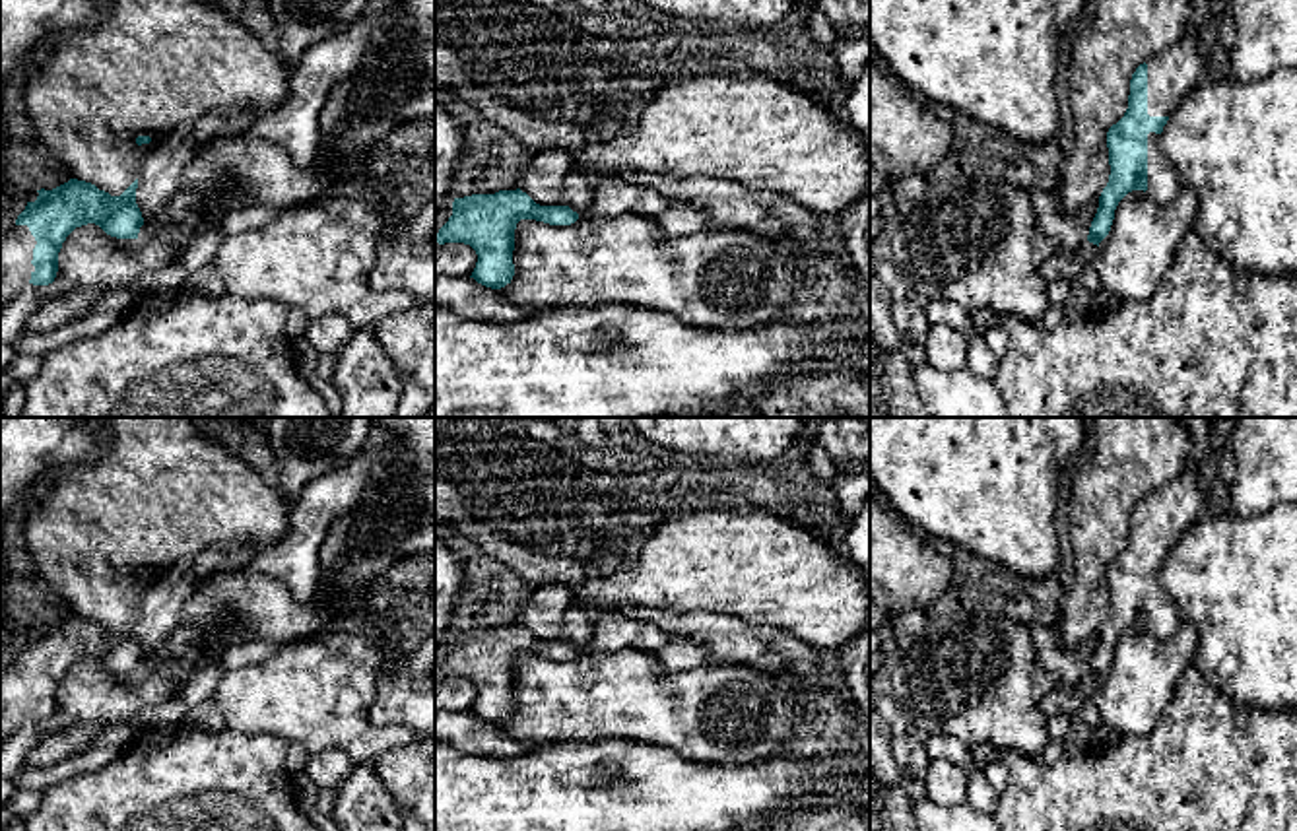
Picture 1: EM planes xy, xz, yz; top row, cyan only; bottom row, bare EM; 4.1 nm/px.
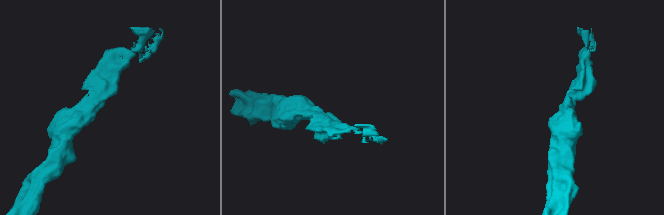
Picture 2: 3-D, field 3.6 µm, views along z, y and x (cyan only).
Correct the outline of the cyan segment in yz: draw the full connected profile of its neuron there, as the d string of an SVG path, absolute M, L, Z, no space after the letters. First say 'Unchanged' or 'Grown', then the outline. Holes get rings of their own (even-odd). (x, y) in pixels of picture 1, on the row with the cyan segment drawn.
Grown. M1188 0L1188 6L1181 39L1136 68L1128 109L1107 132L1111 175L1087 235L1097 247L1109 235L1114 210L1128 192L1144 190L1155 202L1169 204L1182 188L1177 169L1159 150L1159 134L1175 107L1206 76L1198 31L1210 0Z

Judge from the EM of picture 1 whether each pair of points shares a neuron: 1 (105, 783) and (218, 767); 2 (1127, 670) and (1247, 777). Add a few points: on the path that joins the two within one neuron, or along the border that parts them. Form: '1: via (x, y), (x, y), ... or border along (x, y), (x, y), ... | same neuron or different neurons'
1: via (133, 783), (191, 783) | same neuron
2: border along (1189, 666), (1160, 721), (1134, 738) | different neurons

